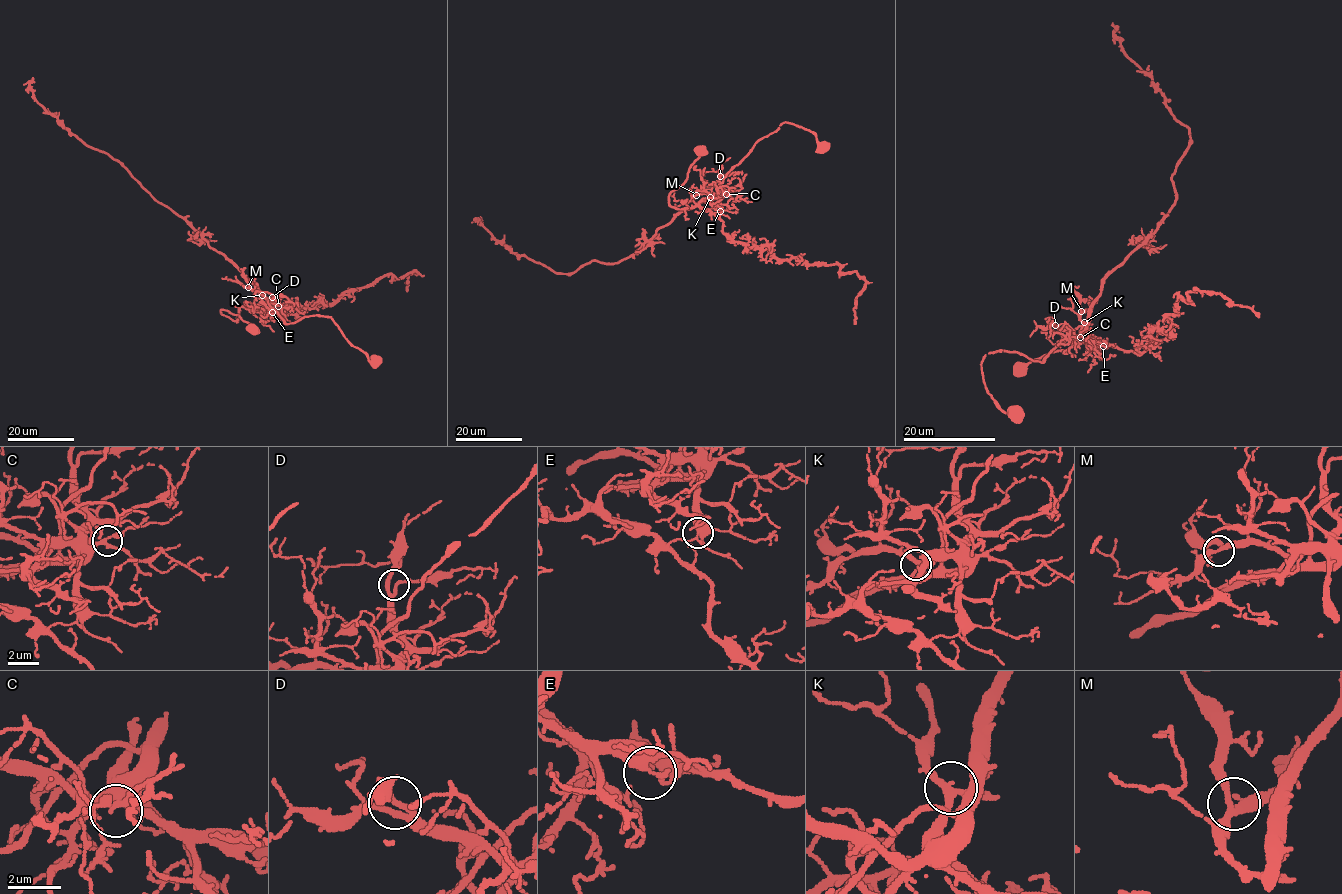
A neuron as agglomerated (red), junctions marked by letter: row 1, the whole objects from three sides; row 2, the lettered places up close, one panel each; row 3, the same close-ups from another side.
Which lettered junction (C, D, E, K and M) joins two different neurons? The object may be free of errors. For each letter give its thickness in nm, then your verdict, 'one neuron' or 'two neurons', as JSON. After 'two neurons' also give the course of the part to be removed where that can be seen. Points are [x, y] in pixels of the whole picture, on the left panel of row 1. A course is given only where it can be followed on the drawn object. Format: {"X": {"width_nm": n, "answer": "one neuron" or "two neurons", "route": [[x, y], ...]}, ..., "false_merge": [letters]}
{"C": {"width_nm": 220, "answer": "one neuron"}, "D": {"width_nm": 170, "answer": "one neuron"}, "E": {"width_nm": 300, "answer": "two neurons", "route": [[272, 313], [297, 313], [383, 277], [417, 272], [408, 276], [407, 291]]}, "K": {"width_nm": 260, "answer": "one neuron"}, "M": {"width_nm": 240, "answer": "one neuron"}, "false_merge": ["E"]}

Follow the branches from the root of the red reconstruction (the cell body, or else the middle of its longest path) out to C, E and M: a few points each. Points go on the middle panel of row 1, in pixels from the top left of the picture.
C: (823, 148), (809, 130), (782, 123), (761, 138), (721, 182), (715, 183), (726, 194)
E: (823, 148), (809, 130), (782, 123), (761, 138), (721, 182), (715, 183), (721, 194), (720, 211)
M: (823, 148), (809, 130), (782, 123), (726, 174), (715, 196), (696, 195)

